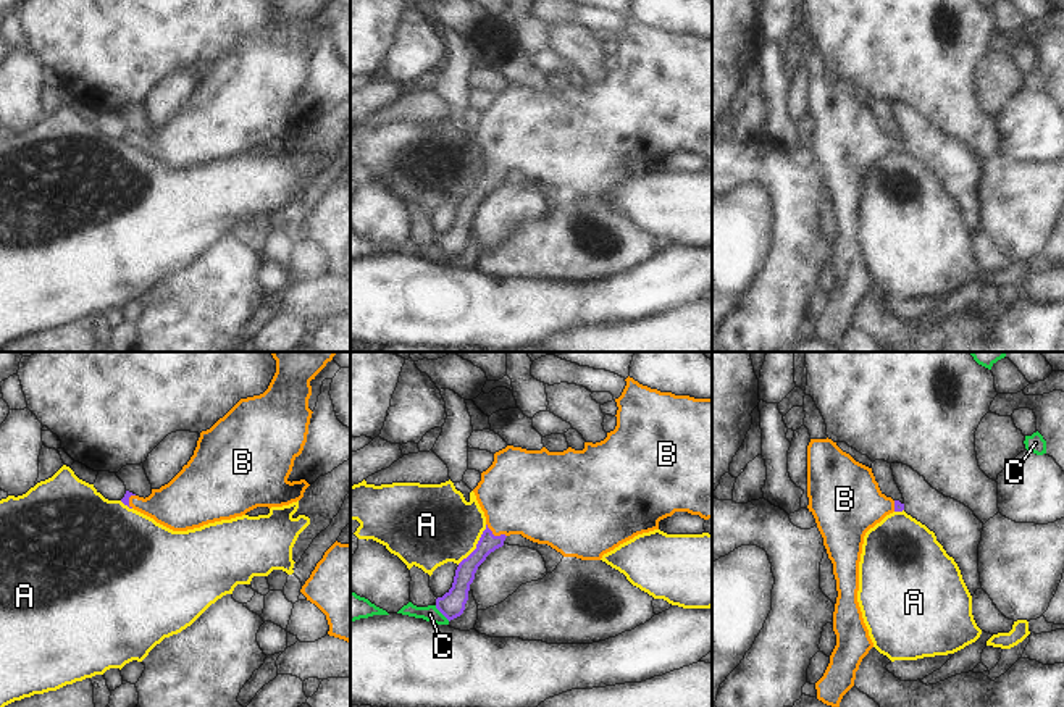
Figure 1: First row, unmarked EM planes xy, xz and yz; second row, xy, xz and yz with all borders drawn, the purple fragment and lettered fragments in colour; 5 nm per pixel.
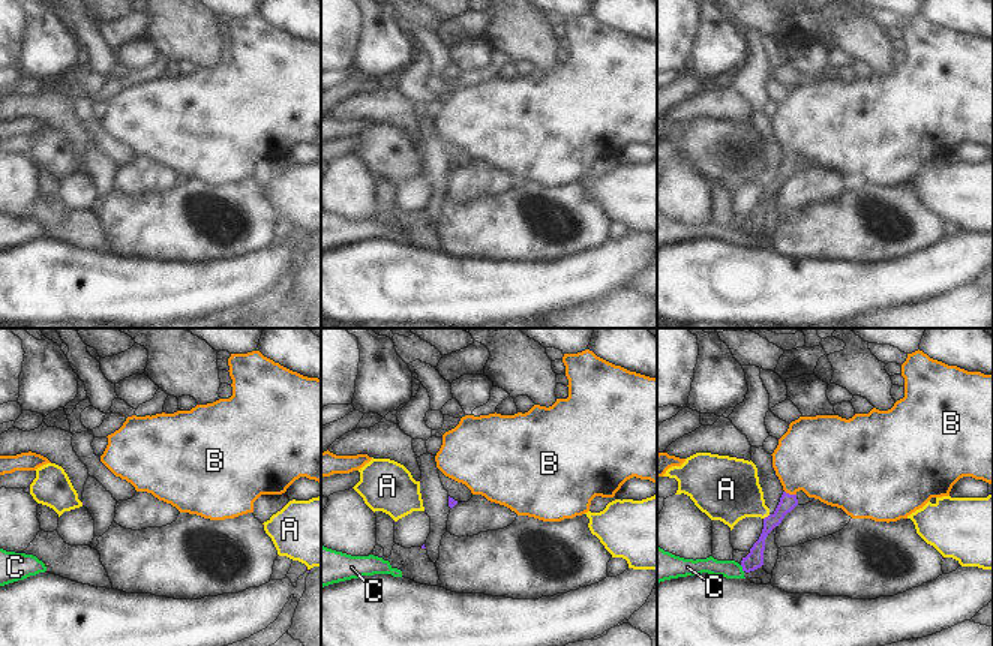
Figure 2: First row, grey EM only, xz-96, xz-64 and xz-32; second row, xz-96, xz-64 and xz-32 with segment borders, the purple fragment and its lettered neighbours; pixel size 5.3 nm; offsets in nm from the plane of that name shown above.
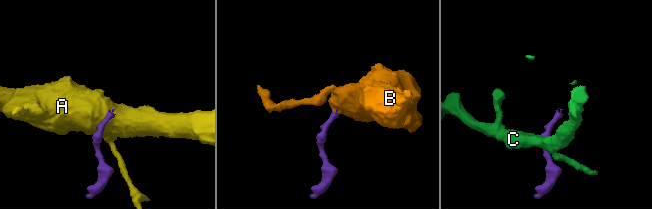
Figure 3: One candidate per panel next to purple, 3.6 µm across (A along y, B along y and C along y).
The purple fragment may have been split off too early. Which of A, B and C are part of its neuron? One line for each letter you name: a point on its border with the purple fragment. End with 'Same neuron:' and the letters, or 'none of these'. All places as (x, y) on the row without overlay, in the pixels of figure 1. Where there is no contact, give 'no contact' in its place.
B: xz (493, 173)
Same neuron: B

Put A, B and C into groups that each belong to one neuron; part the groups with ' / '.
A / B / C

